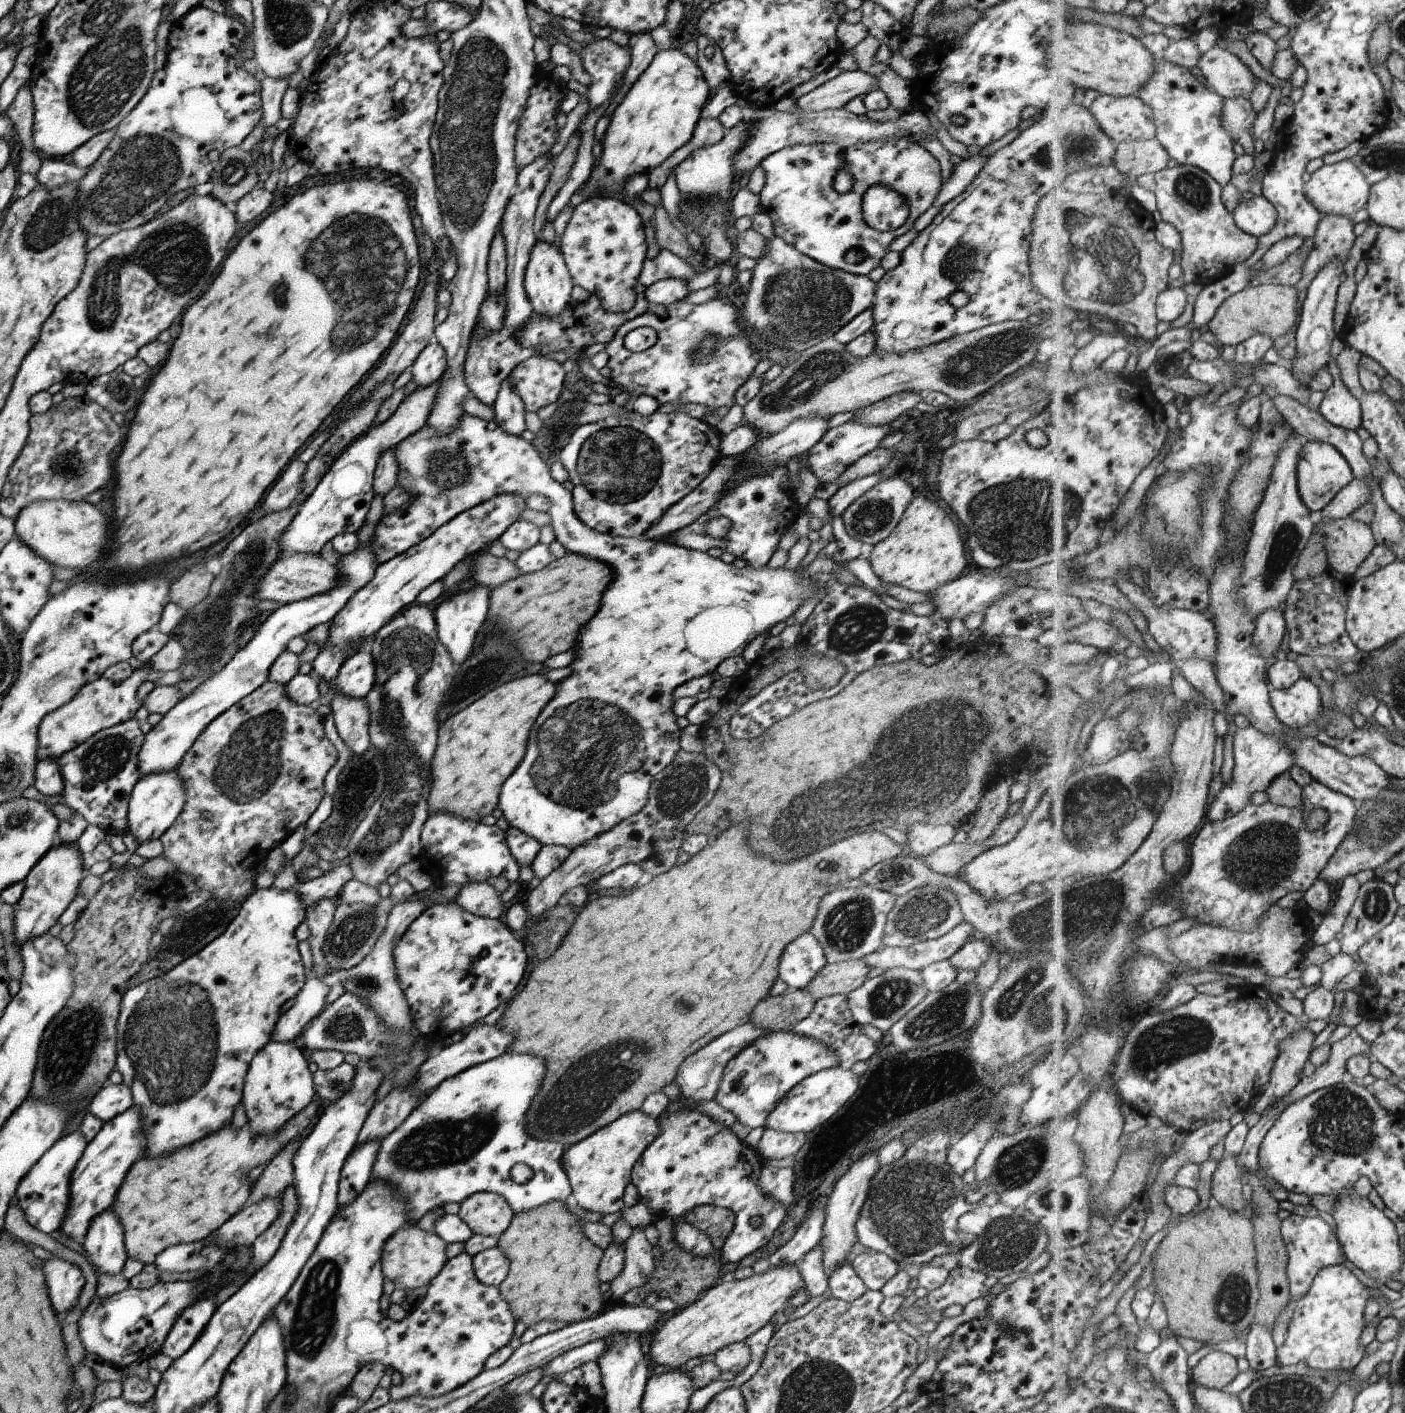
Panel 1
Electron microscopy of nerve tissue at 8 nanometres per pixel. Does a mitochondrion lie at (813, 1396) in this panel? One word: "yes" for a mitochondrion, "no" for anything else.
yes

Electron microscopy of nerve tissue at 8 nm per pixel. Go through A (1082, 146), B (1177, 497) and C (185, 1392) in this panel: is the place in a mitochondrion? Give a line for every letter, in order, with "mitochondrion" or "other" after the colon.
A: mitochondrion
B: mitochondrion
C: other

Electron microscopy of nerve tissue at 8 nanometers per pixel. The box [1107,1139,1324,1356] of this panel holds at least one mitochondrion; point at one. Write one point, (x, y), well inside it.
(1234, 1299)

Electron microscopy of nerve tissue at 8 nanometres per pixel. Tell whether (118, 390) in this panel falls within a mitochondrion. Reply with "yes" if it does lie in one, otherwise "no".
yes

